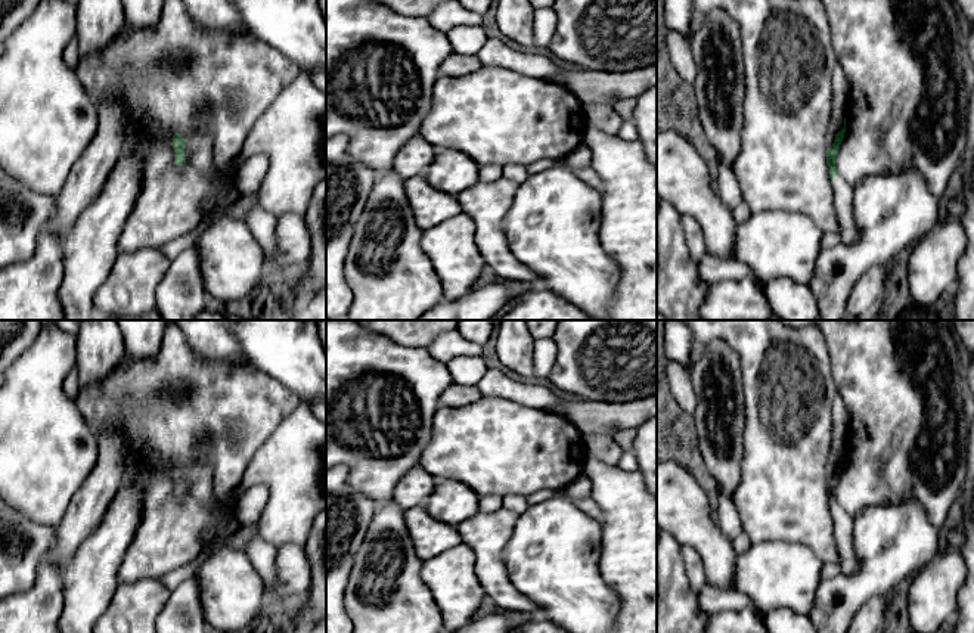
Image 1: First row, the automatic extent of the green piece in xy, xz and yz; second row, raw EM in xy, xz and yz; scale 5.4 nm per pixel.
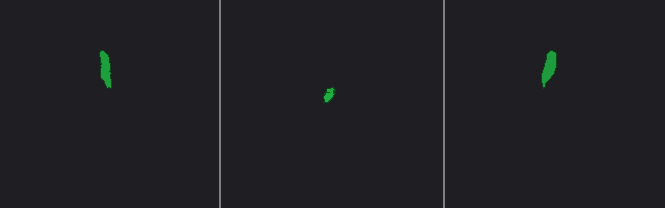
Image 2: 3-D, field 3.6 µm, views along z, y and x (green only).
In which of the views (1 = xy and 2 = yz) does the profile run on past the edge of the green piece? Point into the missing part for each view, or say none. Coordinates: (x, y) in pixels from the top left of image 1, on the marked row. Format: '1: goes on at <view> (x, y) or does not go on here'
1: does not go on here
2: goes on at yz (843, 192)

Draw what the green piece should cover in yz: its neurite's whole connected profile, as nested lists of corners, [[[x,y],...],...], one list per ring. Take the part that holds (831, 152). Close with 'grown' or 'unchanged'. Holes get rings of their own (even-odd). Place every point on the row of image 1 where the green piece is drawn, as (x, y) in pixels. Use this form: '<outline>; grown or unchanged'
[[[844,118],[844,128],[835,134],[832,146],[826,149],[826,165],[834,190],[834,208],[840,224],[840,235],[838,235],[840,242],[844,245],[854,245],[857,242],[857,230],[853,220],[853,187],[838,174],[838,170],[835,167],[835,158],[838,155],[840,145],[844,139],[844,133],[846,133],[846,118]]]; grown

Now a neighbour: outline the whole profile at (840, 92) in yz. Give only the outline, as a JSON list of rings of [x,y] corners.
[[[840,66],[832,69],[832,109],[828,124],[826,149],[832,146],[835,134],[844,128],[849,87]]]

